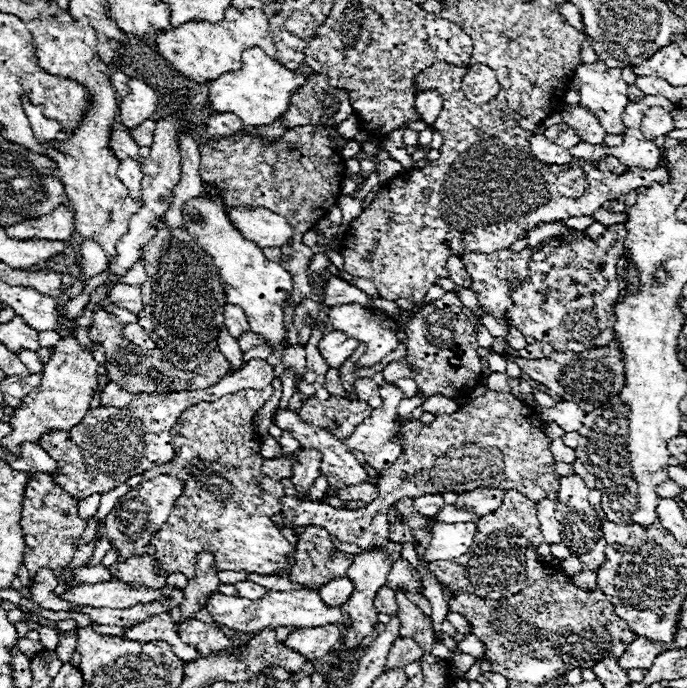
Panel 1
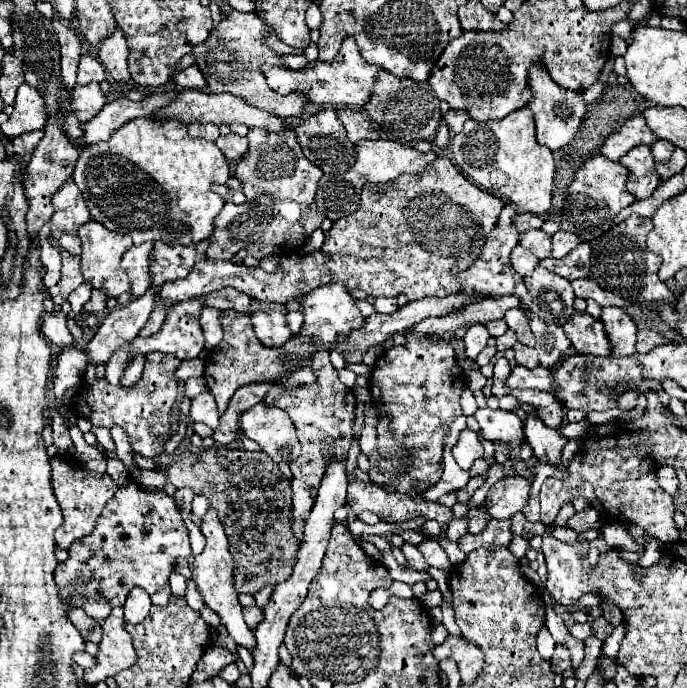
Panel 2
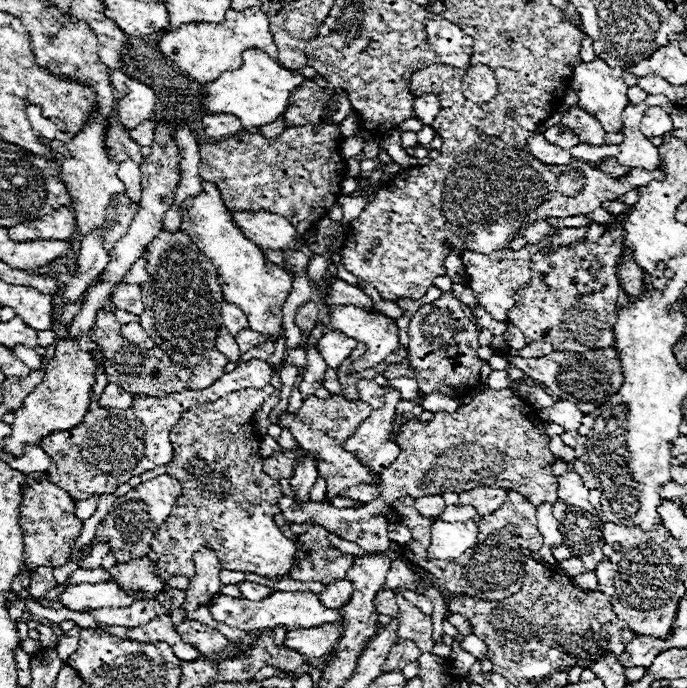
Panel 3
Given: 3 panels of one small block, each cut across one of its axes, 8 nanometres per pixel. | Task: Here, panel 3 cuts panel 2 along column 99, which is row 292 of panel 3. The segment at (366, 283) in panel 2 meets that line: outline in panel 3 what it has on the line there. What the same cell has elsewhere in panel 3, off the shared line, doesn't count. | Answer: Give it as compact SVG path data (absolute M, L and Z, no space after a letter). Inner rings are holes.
M334 278L332 284L330 284L326 304L334 304L334 306L338 306L338 304L354 304L354 306L358 306L362 310L374 310L374 302L364 290L360 290L356 286L350 286L350 284L346 284L346 282L338 280L338 278Z

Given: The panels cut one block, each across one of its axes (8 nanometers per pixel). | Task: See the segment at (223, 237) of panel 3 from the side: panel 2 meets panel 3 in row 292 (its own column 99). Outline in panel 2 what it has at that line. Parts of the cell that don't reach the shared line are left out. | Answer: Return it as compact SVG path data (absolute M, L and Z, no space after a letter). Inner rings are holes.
M88 222L80 230L80 240L82 240L82 274L86 282L90 282L94 288L102 290L106 296L118 298L122 292L130 292L130 282L126 272L120 268L122 254L132 248L132 238L128 234L118 234L112 230L106 230L100 222Z

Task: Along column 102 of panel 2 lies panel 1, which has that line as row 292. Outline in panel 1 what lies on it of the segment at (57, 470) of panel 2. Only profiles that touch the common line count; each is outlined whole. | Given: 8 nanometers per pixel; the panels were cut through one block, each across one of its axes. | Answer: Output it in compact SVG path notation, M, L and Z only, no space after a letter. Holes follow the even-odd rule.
M524 248L522 252L512 252L512 250L496 250L492 254L474 254L468 252L466 256L462 256L462 262L466 266L466 272L472 278L472 290L480 302L480 306L484 308L486 314L494 316L494 318L506 318L506 310L512 304L508 292L510 292L510 284L506 280L506 276L512 276L516 280L526 280L528 278L528 258L534 252L534 248Z

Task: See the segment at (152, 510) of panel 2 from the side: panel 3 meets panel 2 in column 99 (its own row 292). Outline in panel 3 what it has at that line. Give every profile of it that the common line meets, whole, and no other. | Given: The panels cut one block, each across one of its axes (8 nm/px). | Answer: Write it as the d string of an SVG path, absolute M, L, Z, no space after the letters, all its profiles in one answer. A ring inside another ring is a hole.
M624 228L614 232L606 232L596 244L582 242L574 248L562 248L562 252L540 252L534 256L532 264L532 280L530 286L518 292L518 308L510 310L510 324L518 326L522 334L530 340L546 340L554 346L554 350L568 352L588 352L588 350L606 350L614 344L614 322L618 320L618 296L620 284L614 274L614 264L624 240Z

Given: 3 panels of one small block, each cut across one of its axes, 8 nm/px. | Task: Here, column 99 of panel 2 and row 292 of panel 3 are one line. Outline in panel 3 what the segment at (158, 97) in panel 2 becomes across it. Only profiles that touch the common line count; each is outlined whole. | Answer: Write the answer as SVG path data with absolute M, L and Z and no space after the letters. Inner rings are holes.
M118 284L118 288L114 290L110 302L118 308L118 310L126 310L130 314L140 316L144 312L144 302L142 302L142 288L138 284Z

